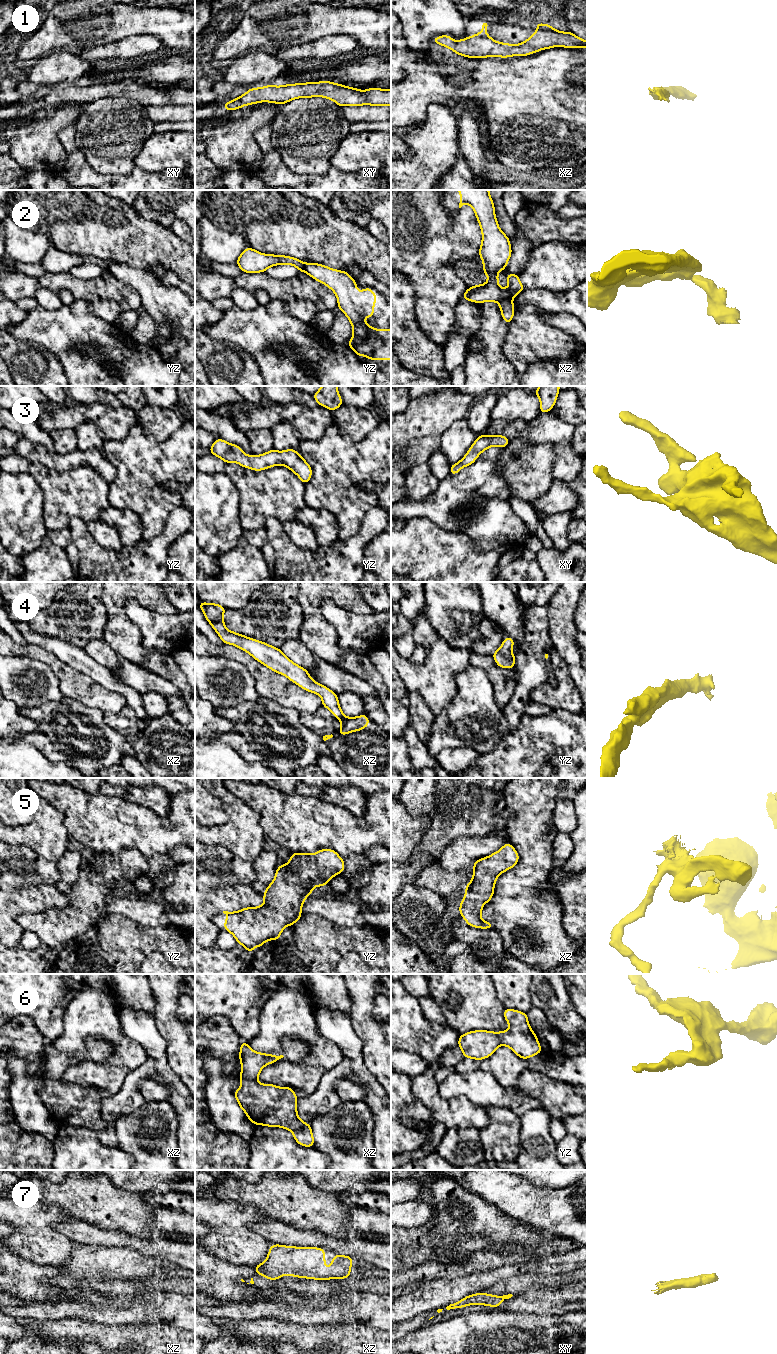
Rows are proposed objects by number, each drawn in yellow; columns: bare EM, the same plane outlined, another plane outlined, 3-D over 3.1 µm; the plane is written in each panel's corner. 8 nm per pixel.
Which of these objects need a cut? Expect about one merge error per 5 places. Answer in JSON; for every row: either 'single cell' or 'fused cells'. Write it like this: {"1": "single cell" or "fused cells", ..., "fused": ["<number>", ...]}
{"1": "single cell", "2": "fused cells", "3": "single cell", "4": "single cell", "5": "single cell", "6": "single cell", "7": "single cell", "fused": ["2"]}

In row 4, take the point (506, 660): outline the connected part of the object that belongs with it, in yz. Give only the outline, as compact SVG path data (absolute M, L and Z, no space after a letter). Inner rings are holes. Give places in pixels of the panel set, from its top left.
M505 637L500 648L492 653L496 664L501 668L513 669L515 666L516 655L511 653L514 647L514 640L512 637Z

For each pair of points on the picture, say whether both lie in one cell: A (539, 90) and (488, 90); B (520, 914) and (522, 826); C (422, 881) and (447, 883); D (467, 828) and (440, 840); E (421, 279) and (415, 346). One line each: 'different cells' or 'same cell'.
A: same cell
B: same cell
C: same cell
D: same cell
E: different cells

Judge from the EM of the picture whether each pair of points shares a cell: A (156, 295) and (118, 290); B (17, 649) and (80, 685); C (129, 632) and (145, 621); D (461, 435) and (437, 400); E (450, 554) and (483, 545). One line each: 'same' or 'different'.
A: different
B: same
C: different
D: different
E: different

